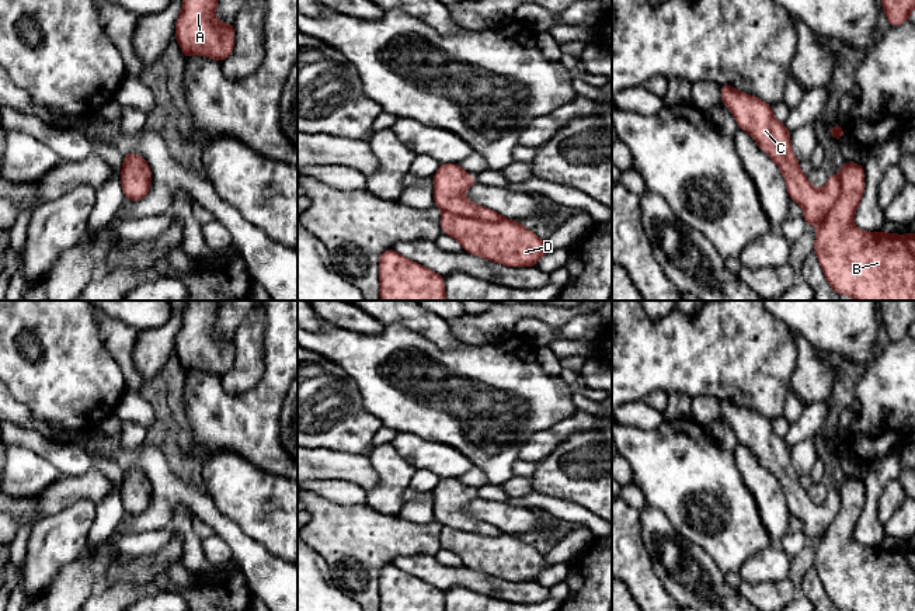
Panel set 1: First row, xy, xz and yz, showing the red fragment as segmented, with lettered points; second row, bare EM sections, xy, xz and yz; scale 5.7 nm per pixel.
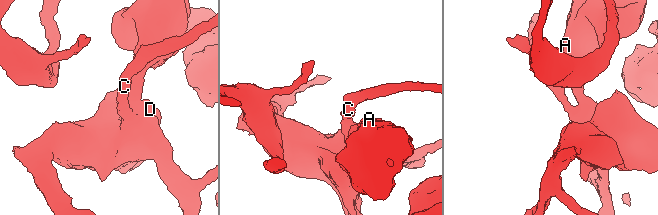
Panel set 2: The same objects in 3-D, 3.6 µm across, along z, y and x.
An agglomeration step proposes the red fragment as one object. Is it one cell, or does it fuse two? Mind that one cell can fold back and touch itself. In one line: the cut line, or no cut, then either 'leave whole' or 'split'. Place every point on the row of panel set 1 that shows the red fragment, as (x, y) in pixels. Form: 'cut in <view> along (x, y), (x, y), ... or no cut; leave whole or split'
no cut; leave whole

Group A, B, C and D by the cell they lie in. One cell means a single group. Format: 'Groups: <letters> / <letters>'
Groups: A B C D

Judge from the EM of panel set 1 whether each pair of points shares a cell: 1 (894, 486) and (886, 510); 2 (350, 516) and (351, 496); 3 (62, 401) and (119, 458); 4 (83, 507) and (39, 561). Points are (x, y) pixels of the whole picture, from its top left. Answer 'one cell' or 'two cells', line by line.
1: one cell
2: two cells
3: two cells
4: one cell

